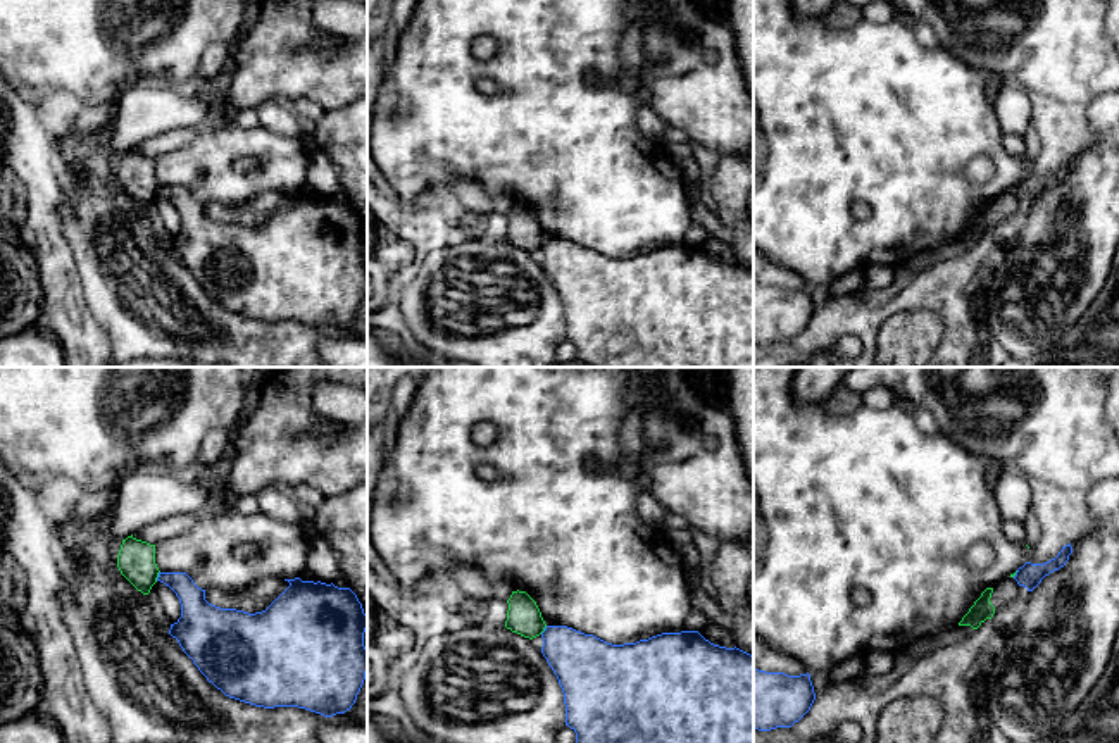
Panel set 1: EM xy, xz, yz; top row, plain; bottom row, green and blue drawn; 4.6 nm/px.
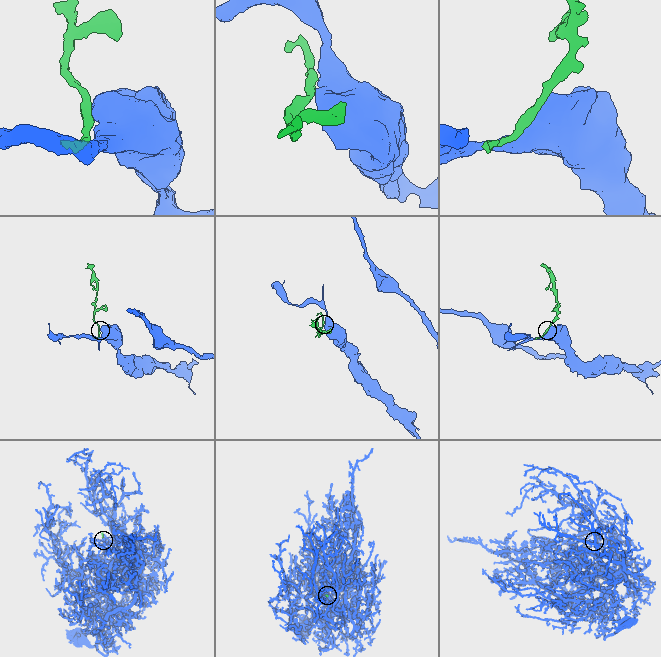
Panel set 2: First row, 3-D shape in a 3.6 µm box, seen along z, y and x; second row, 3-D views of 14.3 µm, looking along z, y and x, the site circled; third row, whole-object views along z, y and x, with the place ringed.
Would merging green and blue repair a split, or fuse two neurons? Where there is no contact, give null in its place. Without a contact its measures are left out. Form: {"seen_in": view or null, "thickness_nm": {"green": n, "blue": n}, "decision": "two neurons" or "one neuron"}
{"seen_in": "xy", "thickness_nm": {"green": 180, "blue": 150}, "decision": "two neurons"}

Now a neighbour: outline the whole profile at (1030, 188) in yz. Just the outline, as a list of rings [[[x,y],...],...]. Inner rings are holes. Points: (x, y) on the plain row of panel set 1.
[[[1069,157],[1062,160],[1062,164],[1055,172],[1045,178],[1026,176],[1022,181],[1017,183],[1014,193],[1017,195],[1019,200],[1024,200],[1028,205],[1033,205],[1045,190],[1064,181],[1071,167],[1072,167],[1072,160]]]

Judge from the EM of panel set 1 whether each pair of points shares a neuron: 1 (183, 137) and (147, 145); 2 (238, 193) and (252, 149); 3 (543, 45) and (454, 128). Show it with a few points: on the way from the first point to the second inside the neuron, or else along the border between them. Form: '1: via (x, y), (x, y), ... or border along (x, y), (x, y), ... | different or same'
1: via (175, 138), (156, 145) | same
2: via (228, 180), (228, 159), (238, 149) | same
3: via (535, 71), (480, 126) | same

